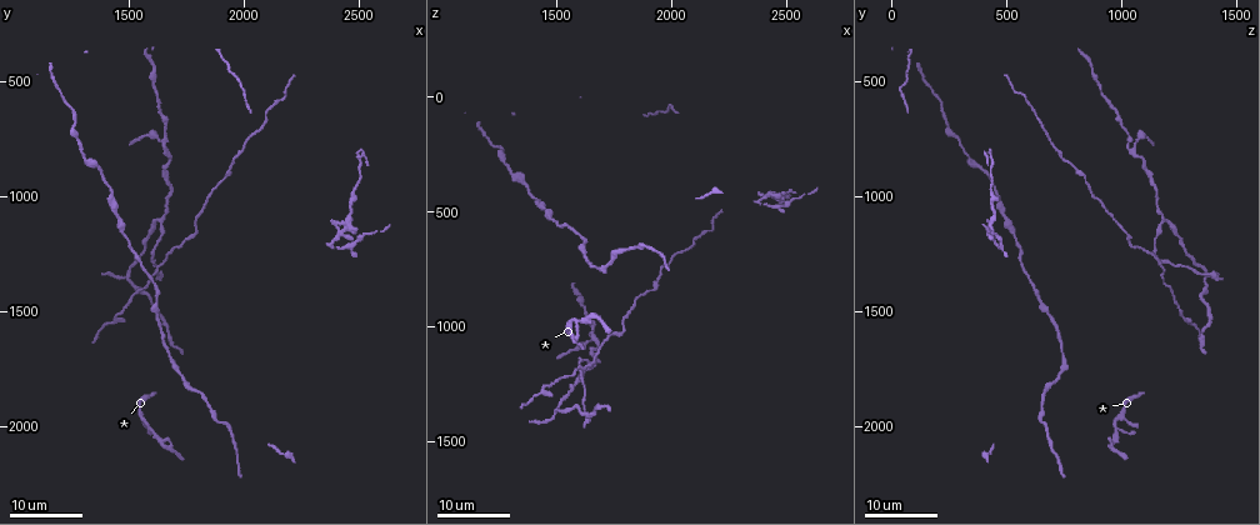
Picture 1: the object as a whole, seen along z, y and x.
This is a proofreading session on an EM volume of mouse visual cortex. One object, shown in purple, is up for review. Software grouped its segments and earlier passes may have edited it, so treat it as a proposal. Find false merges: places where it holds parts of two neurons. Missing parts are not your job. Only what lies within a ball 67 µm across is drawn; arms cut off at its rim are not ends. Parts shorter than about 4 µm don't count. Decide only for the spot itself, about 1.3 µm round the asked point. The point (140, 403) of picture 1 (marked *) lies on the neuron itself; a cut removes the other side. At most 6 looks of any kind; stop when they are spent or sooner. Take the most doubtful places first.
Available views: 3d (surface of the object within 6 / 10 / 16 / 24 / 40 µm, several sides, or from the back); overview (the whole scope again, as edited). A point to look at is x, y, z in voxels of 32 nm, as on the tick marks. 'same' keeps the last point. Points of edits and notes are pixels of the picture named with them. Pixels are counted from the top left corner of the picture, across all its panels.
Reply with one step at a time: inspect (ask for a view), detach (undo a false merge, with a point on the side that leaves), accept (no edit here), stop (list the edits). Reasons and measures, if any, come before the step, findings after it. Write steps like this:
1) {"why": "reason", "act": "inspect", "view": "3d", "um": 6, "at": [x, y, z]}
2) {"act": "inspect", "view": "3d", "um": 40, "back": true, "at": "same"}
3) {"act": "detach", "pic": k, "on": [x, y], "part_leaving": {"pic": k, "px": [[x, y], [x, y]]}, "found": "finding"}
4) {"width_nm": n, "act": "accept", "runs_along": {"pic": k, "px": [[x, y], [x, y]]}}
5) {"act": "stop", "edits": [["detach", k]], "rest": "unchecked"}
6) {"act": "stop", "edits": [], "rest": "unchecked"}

{"why": "thick turns thin", "act": "inspect", "view": "3d", "um": 24, "at": [2400, 1200, 440]}

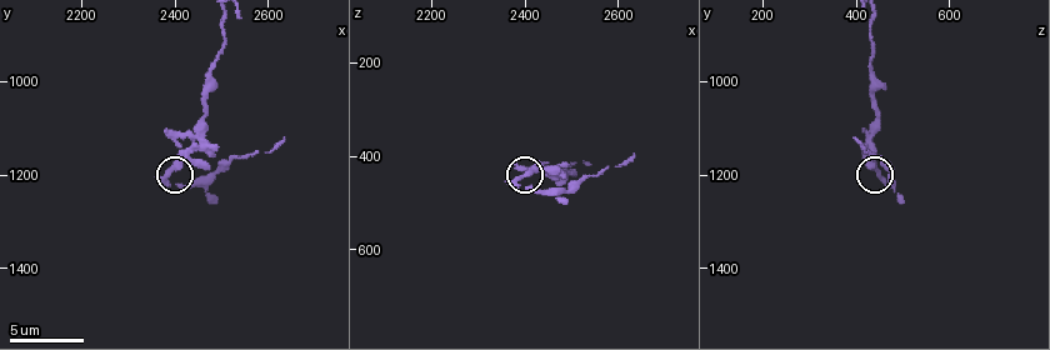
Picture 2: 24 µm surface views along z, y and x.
{"act": "inspect", "view": "3d", "um": 10, "at": [2395, 1195, 450]}

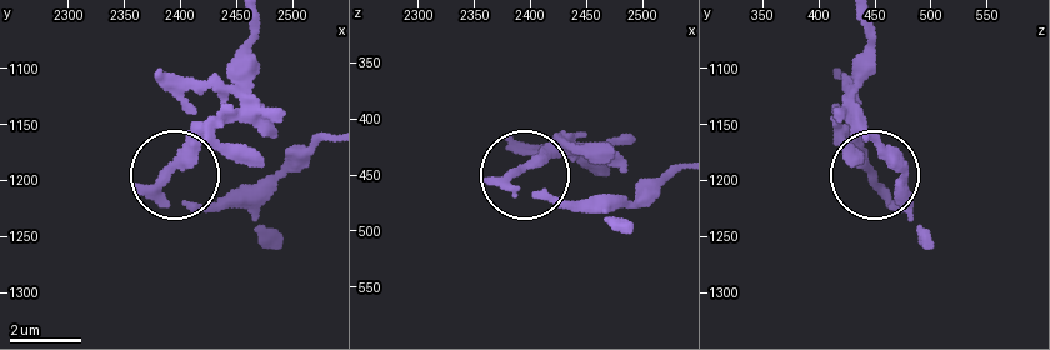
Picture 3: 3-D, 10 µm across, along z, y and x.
{"width_nm": 230, "act": "detach", "pic": 3, "on": [191, 163], "found": "two neurons meet here"}

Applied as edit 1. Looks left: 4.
{"why": "three-way junction", "act": "inspect", "view": "3d", "um": 24, "at": [1640, 1100, 1180]}

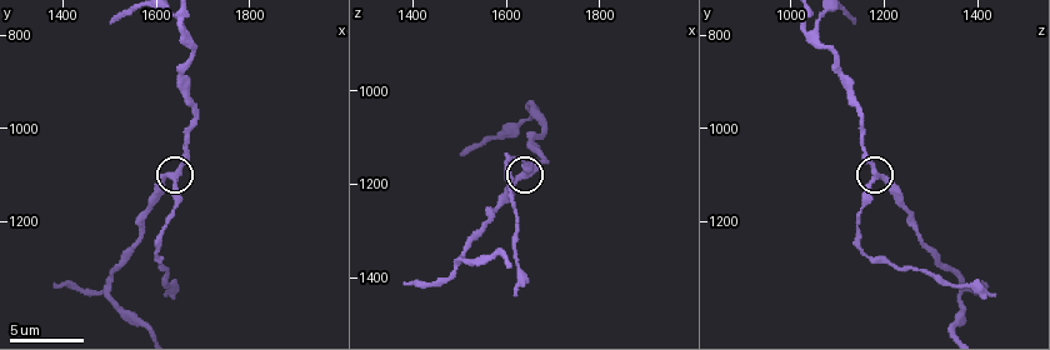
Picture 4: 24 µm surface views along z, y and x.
{"act": "inspect", "view": "3d", "um": 10, "at": [1645, 1100, 1175]}

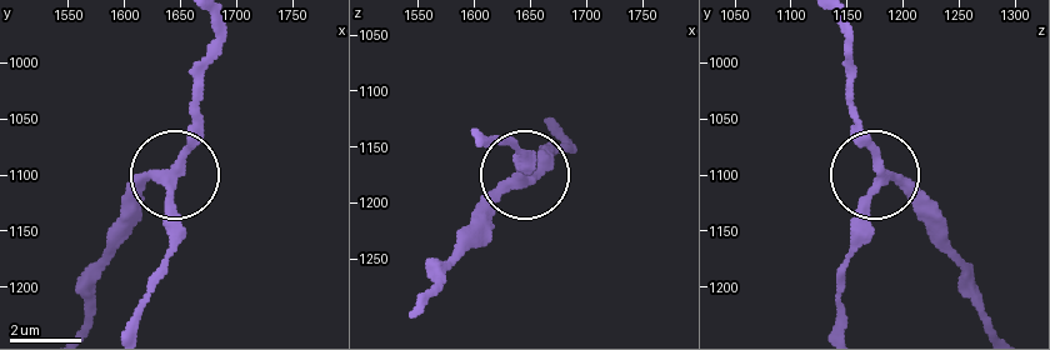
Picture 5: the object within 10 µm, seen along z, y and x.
{"side_arm_um": 17, "act": "accept", "runs_along": {"pic": 5, "px": [[81, 325], [95, 261], [123, 208], [164, 178], [174, 250]]}, "found": "continuous, no second neuron"}

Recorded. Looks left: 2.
{"why": "a fork", "act": "inspect", "view": "3d", "um": 16, "at": [1665, 795, 1045]}

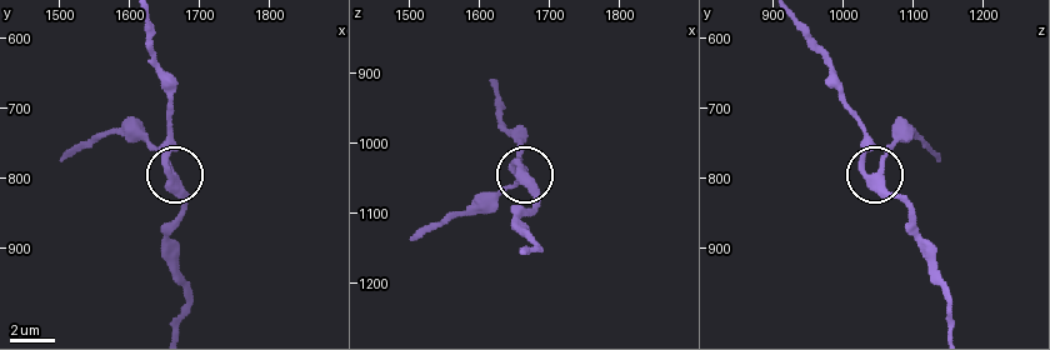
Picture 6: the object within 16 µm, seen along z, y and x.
{"act": "inspect", "view": "3d", "um": 16, "back": true, "at": [1665, 795, 1045]}

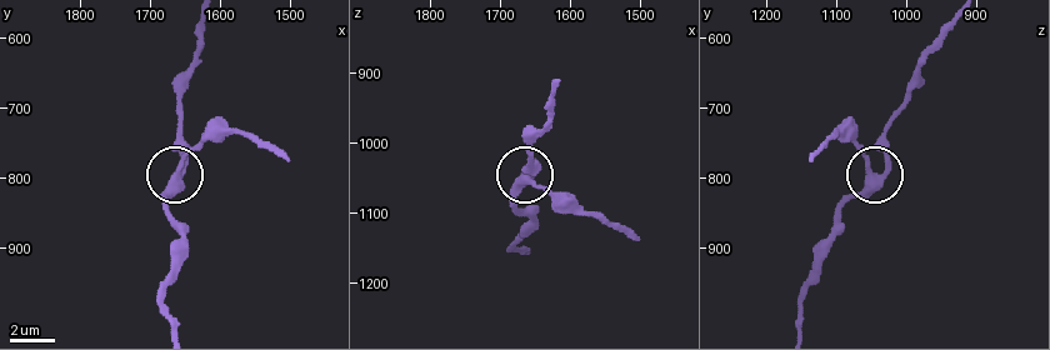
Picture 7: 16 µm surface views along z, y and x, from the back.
{"side_arm_um": 7, "act": "accept", "runs_along": {"pic": 7, "px": [[796, 325], [811, 264], [871, 174], [838, 125]]}, "found": "all the same neuron"}

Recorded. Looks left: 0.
{"act": "stop", "edits": [["detach", 3]], "rest": "unchecked"}

